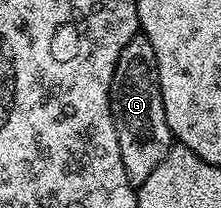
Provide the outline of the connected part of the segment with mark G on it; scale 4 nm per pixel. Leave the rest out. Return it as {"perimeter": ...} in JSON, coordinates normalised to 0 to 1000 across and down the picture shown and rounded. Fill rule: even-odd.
{"perimeter":[[[643,159],[570,197],[570,236],[534,255],[534,293],[516,313],[516,370],[498,389],[498,524],[516,620],[534,639],[534,716],[552,736],[552,793],[570,813],[570,851],[597,894],[624,909],[652,885],[661,851],[679,851],[679,832],[715,813],[715,793],[787,697],[778,625],[760,615],[733,505],[697,236]]]}

